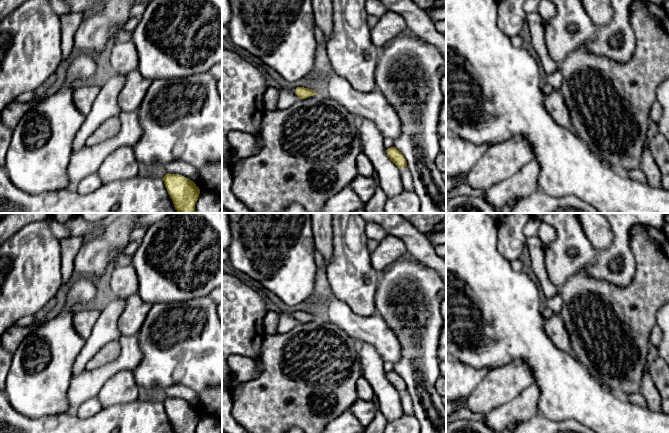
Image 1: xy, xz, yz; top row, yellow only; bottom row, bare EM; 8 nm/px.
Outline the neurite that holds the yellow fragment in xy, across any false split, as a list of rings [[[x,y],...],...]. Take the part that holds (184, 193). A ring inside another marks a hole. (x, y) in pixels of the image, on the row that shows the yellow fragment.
[[[167,173],[163,178],[165,187],[178,213],[196,213],[200,189],[189,178]]]

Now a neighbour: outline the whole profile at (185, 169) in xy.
[[[175,160],[165,165],[165,169],[169,174],[179,174],[191,181],[195,181],[198,177],[198,169],[188,162]]]

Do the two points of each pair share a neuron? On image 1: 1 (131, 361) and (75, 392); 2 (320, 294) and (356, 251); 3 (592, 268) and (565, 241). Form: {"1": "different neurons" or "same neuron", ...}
{"1": "same neuron", "2": "different neurons", "3": "same neuron"}

